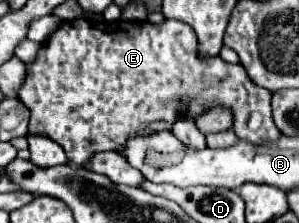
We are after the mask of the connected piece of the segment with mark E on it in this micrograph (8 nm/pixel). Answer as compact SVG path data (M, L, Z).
M72 19L72 21L62 21L60 29L56 29L56 33L52 33L52 37L48 37L46 43L42 43L36 59L26 65L26 81L22 83L22 87L18 89L18 99L30 109L30 123L28 123L28 133L30 135L44 135L50 137L52 141L56 141L68 155L68 159L76 165L82 165L84 161L88 161L94 153L100 151L122 151L124 143L130 135L146 135L152 131L164 131L164 129L172 129L174 121L182 115L190 115L190 117L198 117L200 113L204 113L210 107L216 105L224 105L230 107L234 111L234 131L238 135L238 139L246 139L250 143L264 143L264 141L276 141L276 137L280 137L282 133L276 129L274 121L272 121L272 111L270 111L270 97L272 93L264 87L258 87L256 83L252 85L252 79L248 77L248 73L244 73L242 65L230 65L226 61L222 61L220 57L210 57L210 59L200 59L196 53L196 33L190 25L180 23L180 21L162 21L162 23L150 23L150 21L88 21L88 19Z

